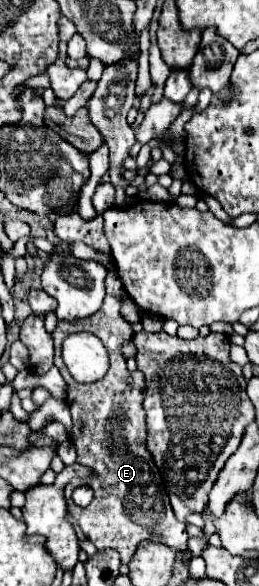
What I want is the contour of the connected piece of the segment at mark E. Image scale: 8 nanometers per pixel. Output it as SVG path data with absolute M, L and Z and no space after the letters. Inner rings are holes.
M106 295L102 309L90 319L82 319L78 323L62 323L54 331L54 365L60 369L62 377L68 383L66 403L72 411L74 419L74 447L78 453L78 463L94 469L94 477L90 479L75 479L64 489L66 507L70 515L78 521L82 533L90 539L96 549L116 549L120 553L122 563L130 563L132 555L140 541L160 541L170 549L186 551L188 533L186 523L174 517L170 507L166 487L160 471L150 459L146 451L146 415L142 409L144 401L144 375L140 371L130 373L126 369L126 361L122 357L122 343L132 339L132 325L126 323L120 315L120 301L112 295ZM88 331L96 335L106 351L110 353L110 369L108 373L94 383L78 383L68 373L62 361L62 343L68 335ZM88 483L94 491L94 499L88 507L78 507L72 501L72 494L79 485Z

